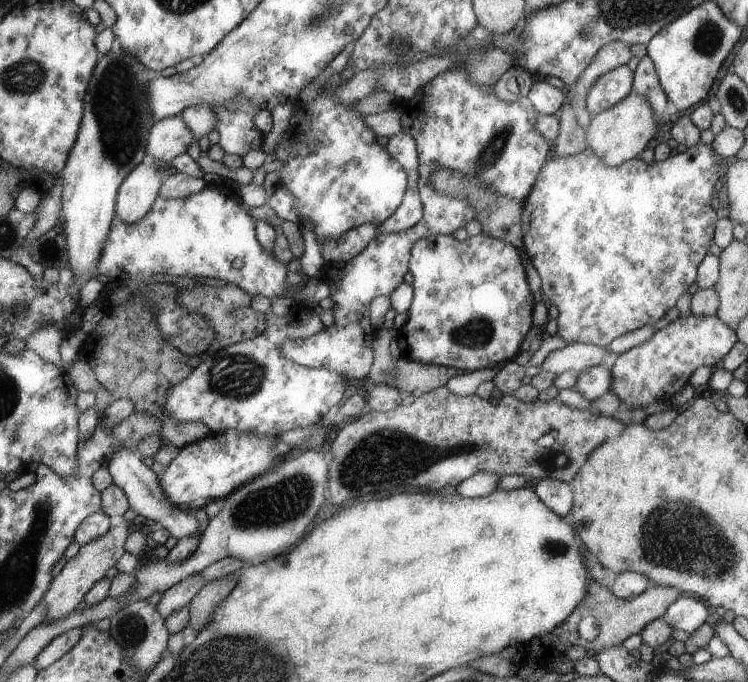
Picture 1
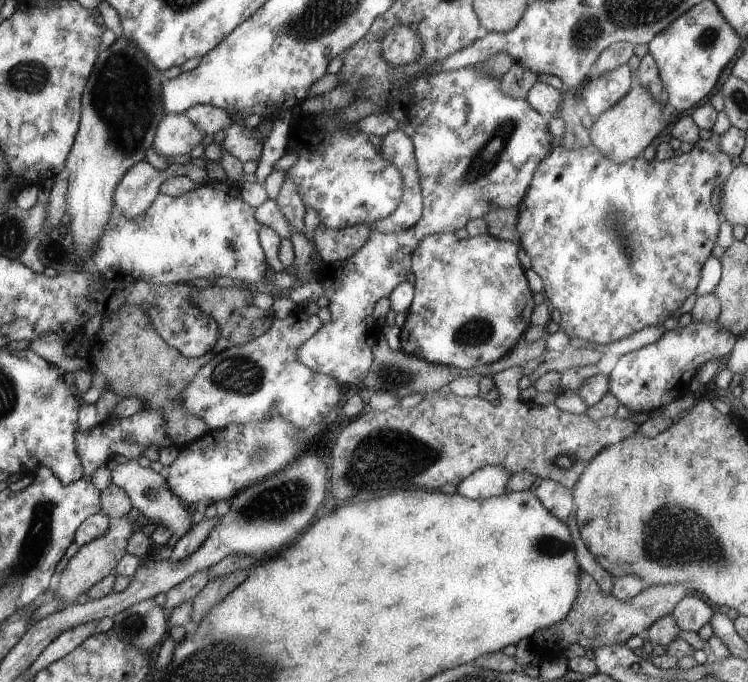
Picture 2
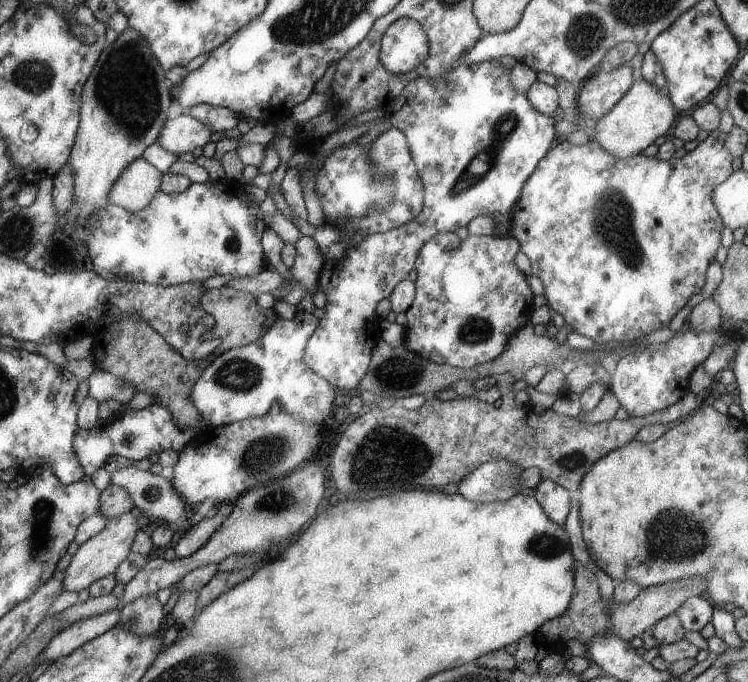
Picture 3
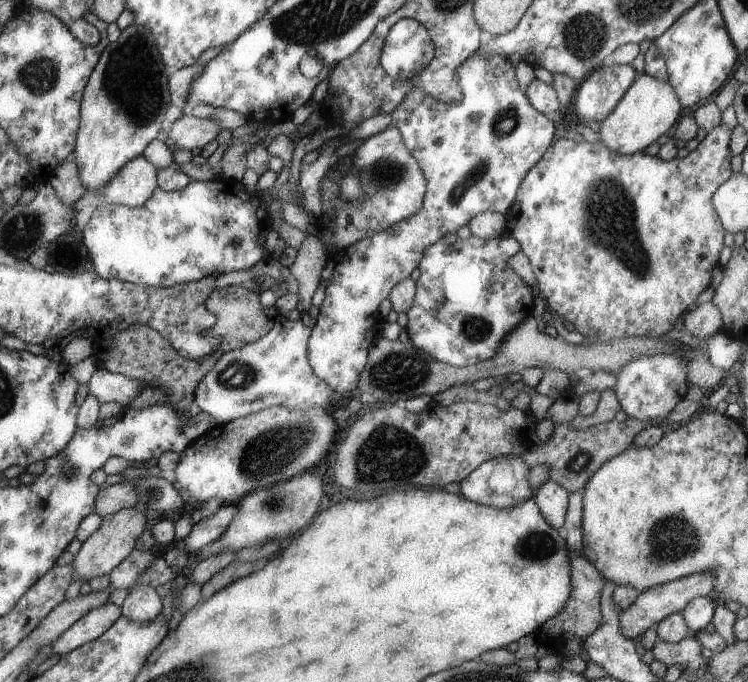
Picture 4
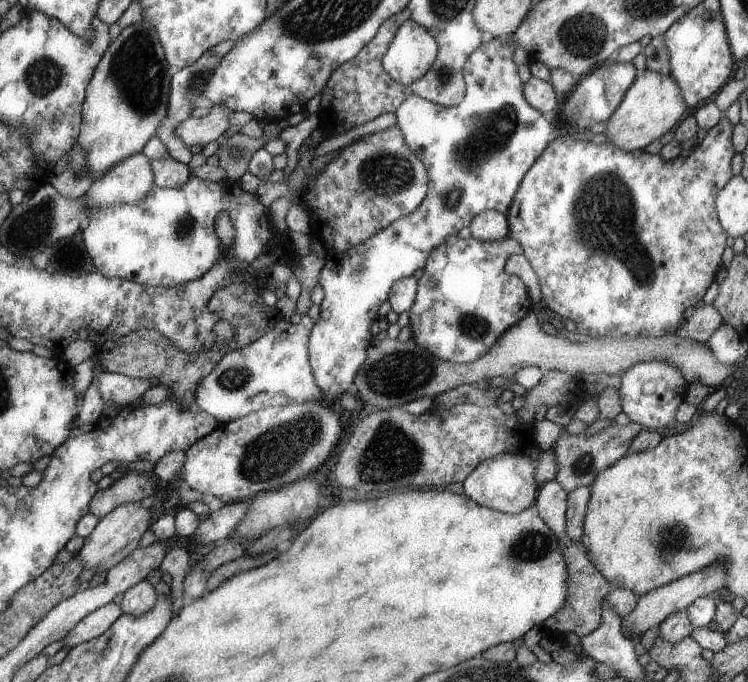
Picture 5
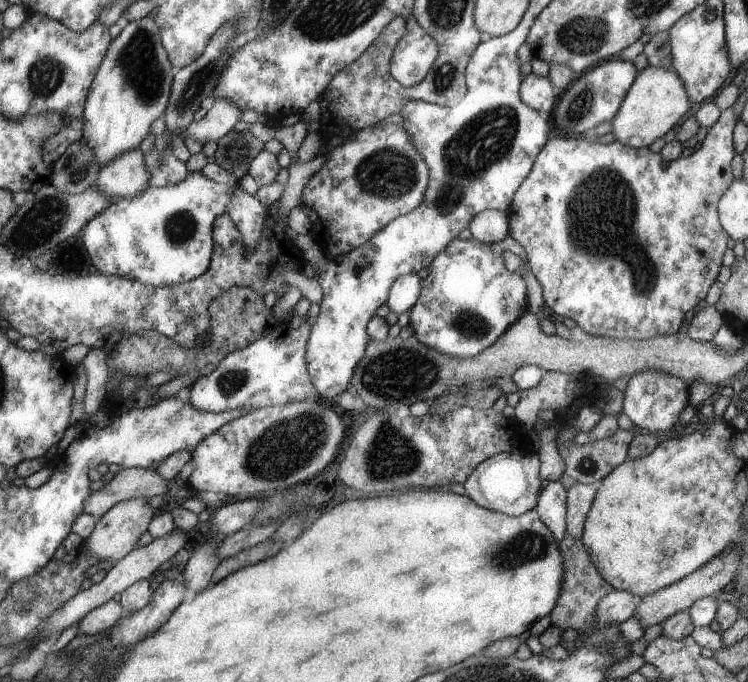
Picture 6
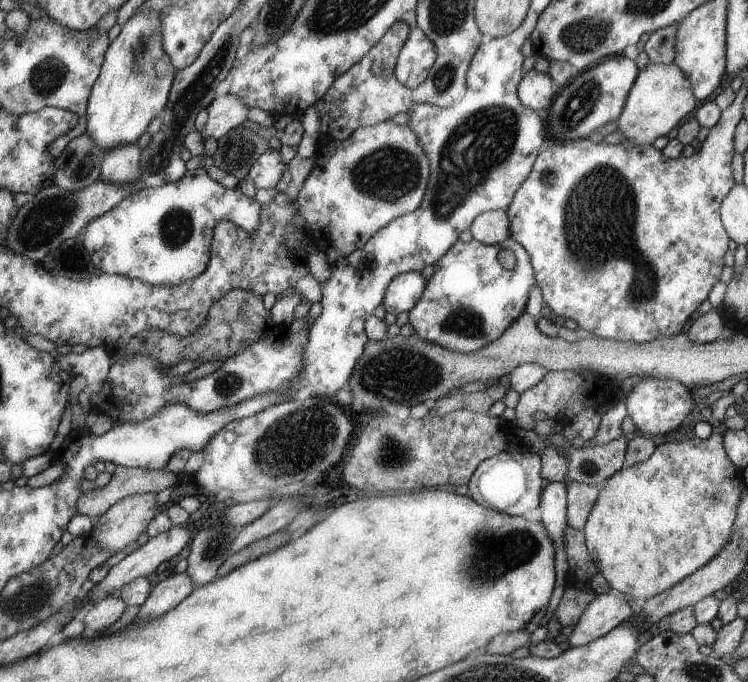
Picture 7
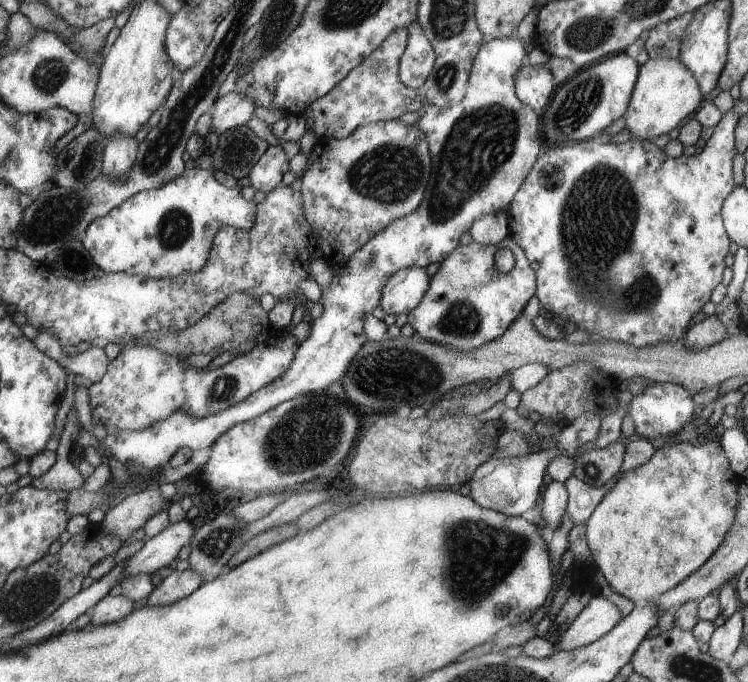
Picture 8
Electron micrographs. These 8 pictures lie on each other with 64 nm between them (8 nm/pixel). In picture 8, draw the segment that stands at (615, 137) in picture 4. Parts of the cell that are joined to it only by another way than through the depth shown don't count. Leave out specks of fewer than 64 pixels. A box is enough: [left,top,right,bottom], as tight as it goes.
[624,58,703,140]

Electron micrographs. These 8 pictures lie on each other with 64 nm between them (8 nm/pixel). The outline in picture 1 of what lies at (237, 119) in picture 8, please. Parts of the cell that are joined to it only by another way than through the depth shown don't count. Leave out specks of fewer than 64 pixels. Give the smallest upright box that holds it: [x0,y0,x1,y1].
[147,116,196,163]

